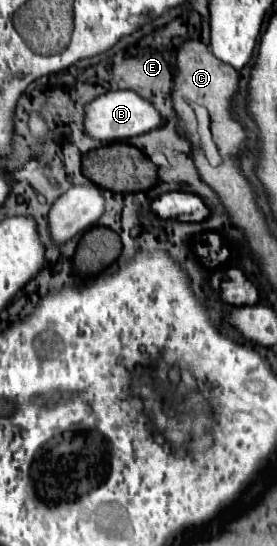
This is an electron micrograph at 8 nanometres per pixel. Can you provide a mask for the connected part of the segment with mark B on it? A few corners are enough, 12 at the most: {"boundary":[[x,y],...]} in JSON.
{"boundary":[[134,91],[86,107],[84,129],[110,141],[148,133],[162,119]]}

